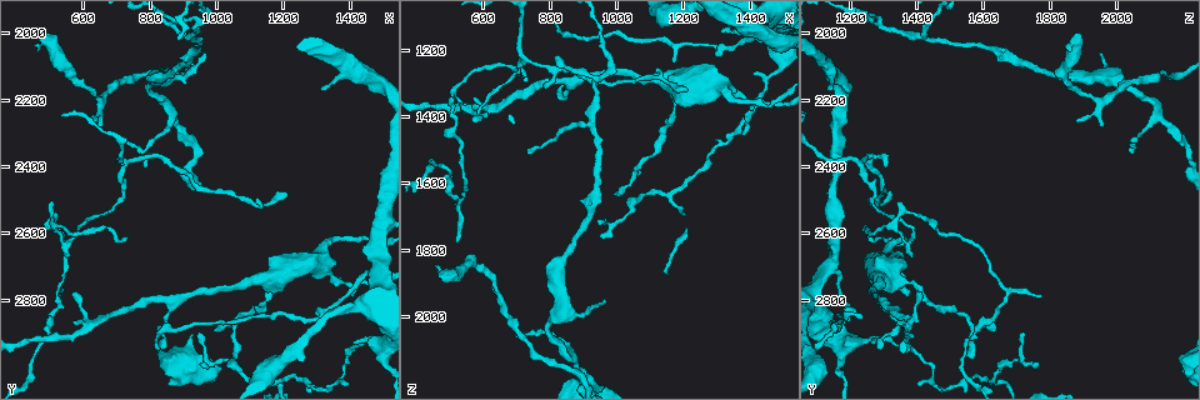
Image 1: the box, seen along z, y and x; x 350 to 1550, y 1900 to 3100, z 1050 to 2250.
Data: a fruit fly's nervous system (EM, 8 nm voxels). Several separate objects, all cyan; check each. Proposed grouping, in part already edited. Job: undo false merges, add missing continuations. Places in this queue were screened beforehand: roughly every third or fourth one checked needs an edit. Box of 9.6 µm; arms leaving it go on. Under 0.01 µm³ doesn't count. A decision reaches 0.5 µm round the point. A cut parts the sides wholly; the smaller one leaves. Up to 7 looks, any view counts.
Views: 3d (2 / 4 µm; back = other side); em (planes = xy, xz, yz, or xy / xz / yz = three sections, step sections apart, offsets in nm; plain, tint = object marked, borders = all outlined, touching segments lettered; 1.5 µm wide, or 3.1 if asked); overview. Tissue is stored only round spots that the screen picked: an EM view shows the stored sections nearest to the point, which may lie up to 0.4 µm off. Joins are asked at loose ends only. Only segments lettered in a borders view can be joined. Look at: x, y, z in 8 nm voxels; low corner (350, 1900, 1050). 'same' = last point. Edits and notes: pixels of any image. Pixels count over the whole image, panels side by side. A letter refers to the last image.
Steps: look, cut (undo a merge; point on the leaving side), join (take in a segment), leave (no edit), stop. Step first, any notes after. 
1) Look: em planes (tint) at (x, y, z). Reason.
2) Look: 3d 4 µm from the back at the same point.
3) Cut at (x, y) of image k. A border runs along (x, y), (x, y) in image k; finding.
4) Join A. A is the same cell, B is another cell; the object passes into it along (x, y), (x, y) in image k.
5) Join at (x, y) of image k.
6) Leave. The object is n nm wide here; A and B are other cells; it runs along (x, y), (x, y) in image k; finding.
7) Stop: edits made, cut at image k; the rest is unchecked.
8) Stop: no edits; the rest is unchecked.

Look: em planes (borders) at (990, 2890, 1640). Tapers out.

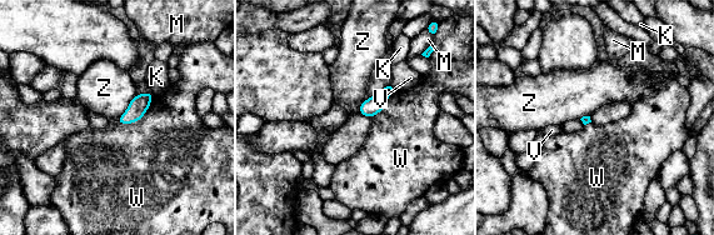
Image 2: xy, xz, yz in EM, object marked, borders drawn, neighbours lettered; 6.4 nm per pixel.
Leave. K, M, V, W and Z are other cells; a border runs along (136, 94), (115, 120) in image 2; none of them fits.

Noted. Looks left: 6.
Look: 3d 2 µm from the back at (560, 2780, 1410). Free end.

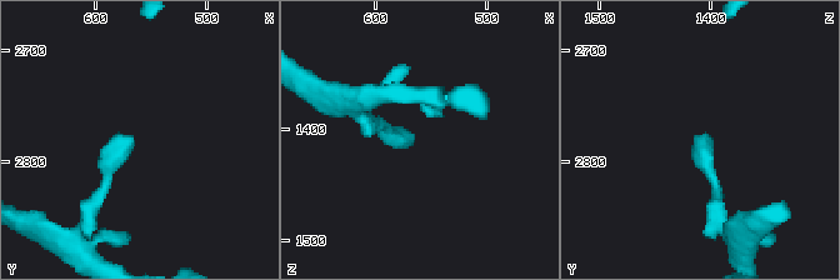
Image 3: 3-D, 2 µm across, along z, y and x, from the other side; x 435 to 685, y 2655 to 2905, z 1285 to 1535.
Look: em planes (borders) at (570, 2778, 1412). Need the tissue.

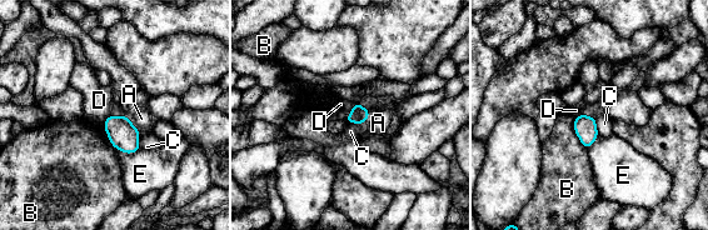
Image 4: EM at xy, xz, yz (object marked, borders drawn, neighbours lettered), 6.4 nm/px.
Leave. A, B, C, D and E are other cells; a border runs along (355, 104), (344, 119) in image 4; none of them fits.

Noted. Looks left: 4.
Look: 3d 2 µm at (660, 2280, 1960). Free end.

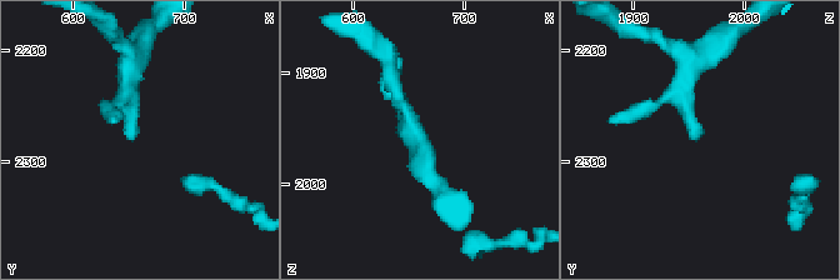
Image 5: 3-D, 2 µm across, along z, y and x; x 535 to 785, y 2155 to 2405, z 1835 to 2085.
Look: em yz step 8 (tint) at (652, 2280, 1962). Now the EM.

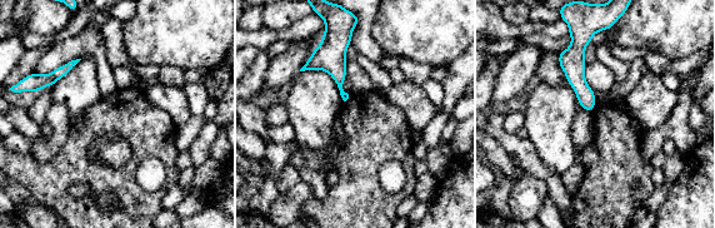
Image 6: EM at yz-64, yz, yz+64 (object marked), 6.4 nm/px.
Look: em xy step 4 (borders) at the same point.

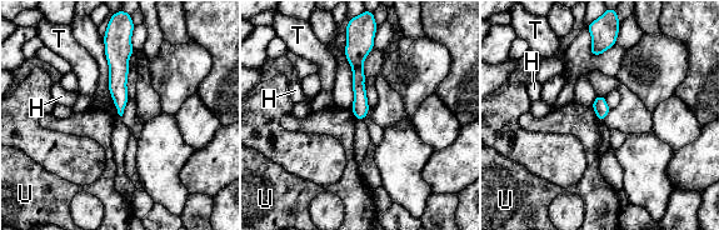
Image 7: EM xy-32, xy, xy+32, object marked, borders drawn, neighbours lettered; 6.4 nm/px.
Leave. The longest contact is with T, 130 nm; H, T and U are other cells; a border runs along (590, 106), (599, 121) in image 7; none of them fits.

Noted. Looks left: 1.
Stop: no edits; the rest is unchecked.

